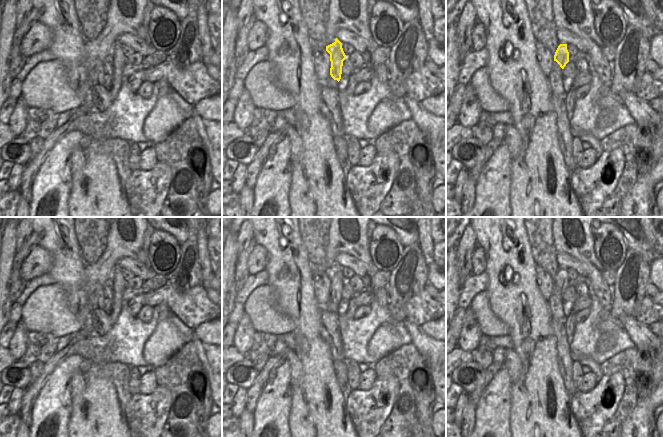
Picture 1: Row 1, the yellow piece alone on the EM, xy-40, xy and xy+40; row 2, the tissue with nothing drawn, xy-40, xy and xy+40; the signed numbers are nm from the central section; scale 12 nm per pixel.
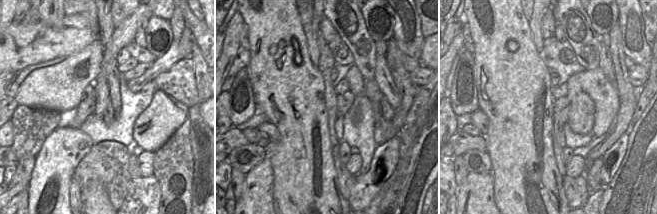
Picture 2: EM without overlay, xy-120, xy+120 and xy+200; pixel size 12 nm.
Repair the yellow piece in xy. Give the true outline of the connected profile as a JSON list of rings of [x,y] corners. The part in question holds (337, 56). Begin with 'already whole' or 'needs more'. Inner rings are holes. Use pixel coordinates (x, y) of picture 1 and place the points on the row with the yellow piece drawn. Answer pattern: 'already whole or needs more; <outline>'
already whole; [[[336,38],[334,43],[326,46],[326,51],[330,54],[330,75],[334,80],[339,82],[342,74],[343,61],[346,59],[342,43]]]

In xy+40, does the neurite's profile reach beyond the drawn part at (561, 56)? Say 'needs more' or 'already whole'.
already whole

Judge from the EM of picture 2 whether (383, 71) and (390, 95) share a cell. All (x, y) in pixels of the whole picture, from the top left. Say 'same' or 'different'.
same

